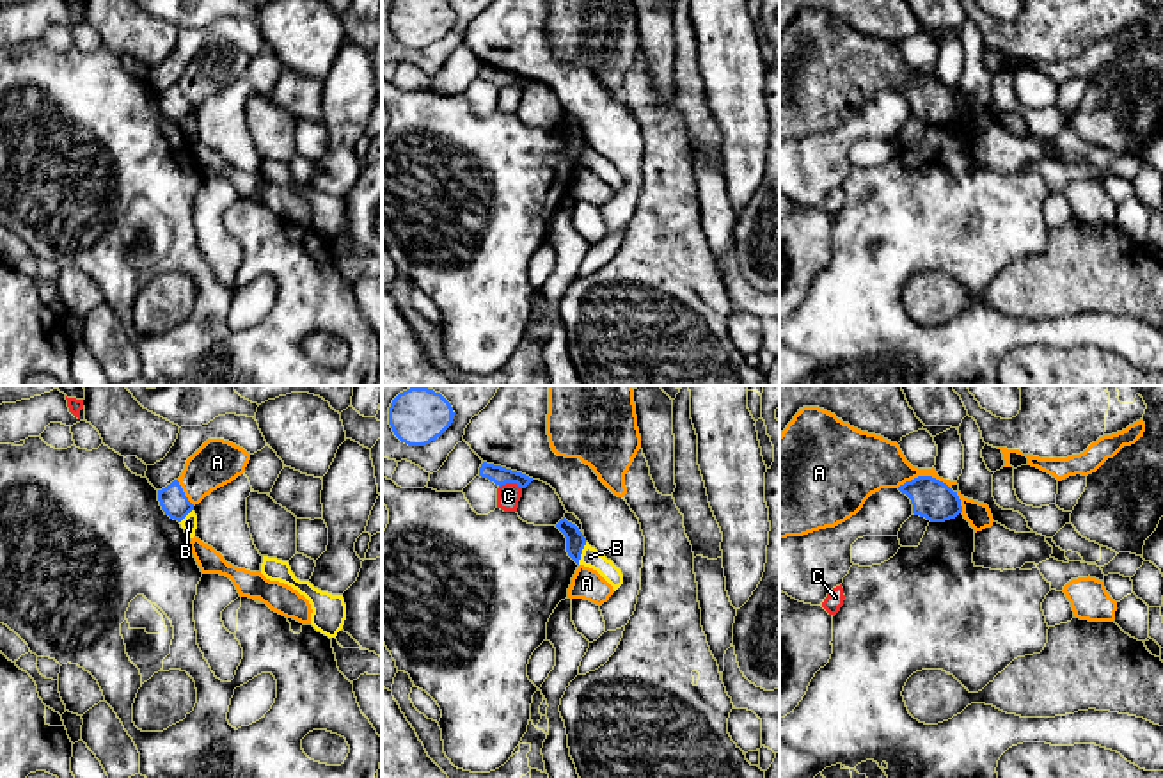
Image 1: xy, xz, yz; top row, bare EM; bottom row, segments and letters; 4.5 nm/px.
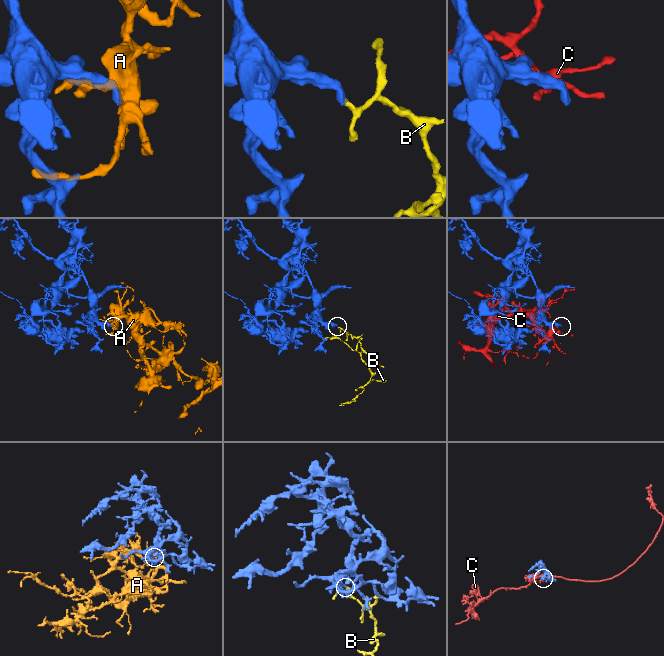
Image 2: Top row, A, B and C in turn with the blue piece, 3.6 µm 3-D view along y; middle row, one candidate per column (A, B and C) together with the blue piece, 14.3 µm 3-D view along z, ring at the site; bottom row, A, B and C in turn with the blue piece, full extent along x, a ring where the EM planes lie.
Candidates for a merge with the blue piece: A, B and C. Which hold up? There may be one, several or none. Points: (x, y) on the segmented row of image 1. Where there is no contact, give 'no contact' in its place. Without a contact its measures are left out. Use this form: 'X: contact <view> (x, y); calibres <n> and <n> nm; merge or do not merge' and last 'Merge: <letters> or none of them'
A: contact yz (924, 476); calibres 180 and 260 nm; do not merge
B: contact xz (581, 553); calibres 90 and 90 nm; do not merge
C: contact xz (510, 482); calibres 80 and 110 nm; do not merge
Merge: none of them

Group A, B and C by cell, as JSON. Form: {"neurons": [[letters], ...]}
{"neurons": [["A"], ["B"], ["C"]]}

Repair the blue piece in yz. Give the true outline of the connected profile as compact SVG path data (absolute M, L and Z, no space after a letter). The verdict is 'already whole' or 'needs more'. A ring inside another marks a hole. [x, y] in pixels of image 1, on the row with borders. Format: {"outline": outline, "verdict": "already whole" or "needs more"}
{"outline": "M918 476L900 485L898 490L911 499L913 513L930 522L945 522L962 512L957 492L932 476Z", "verdict": "already whole"}

